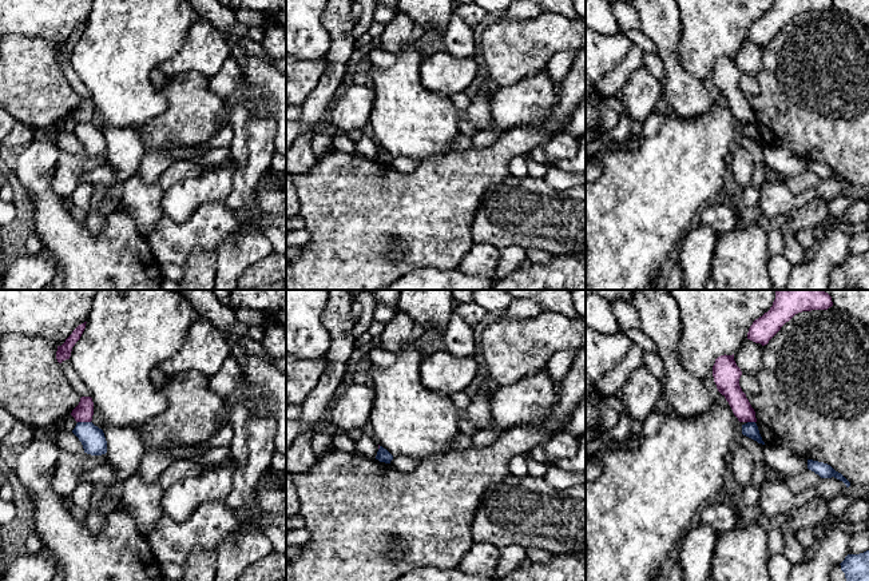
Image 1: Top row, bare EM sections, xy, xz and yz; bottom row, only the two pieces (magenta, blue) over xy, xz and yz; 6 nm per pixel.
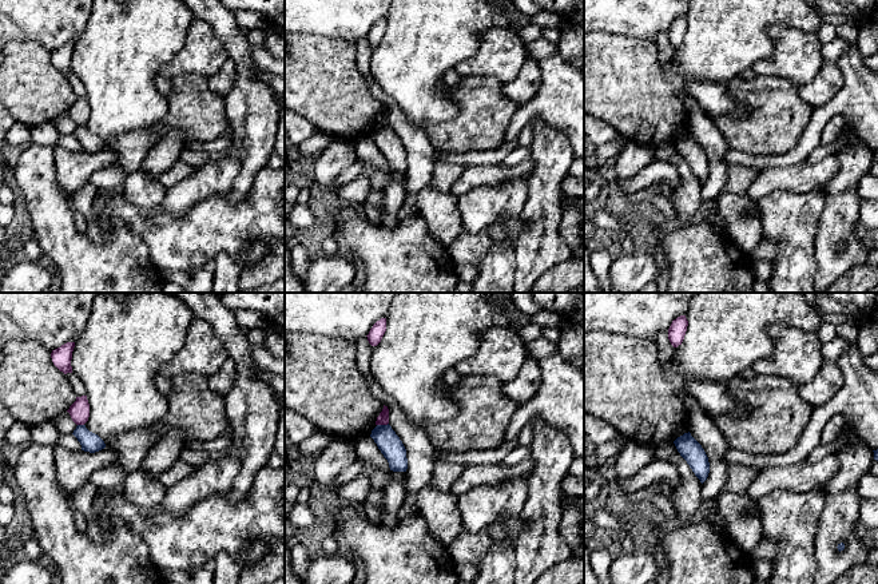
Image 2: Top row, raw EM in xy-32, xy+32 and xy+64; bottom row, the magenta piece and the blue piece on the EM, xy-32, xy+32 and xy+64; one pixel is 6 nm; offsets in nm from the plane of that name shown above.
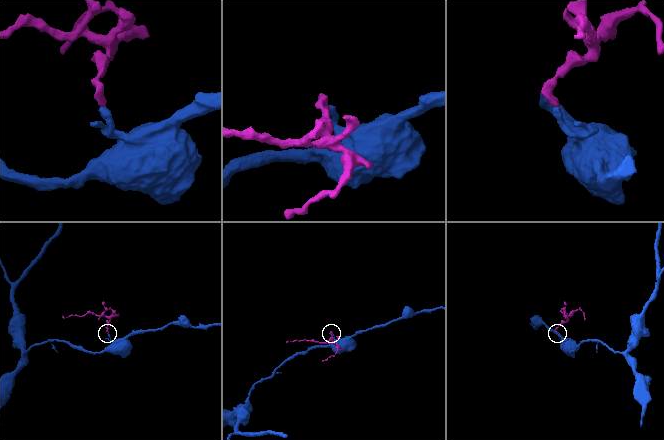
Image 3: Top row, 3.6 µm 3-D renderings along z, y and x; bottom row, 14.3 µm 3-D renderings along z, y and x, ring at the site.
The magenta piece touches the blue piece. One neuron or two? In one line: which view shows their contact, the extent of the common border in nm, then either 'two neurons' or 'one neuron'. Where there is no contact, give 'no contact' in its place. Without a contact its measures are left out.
xy | 80 nm | two neurons

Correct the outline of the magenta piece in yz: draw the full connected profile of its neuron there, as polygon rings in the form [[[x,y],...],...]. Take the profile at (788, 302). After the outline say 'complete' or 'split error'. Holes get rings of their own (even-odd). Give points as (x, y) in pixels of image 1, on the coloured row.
[[[775,290],[773,306],[753,322],[747,339],[765,346],[795,314],[832,306],[832,297],[824,290]]]; complete

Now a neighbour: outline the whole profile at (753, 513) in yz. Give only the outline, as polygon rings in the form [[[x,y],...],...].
[[[758,504],[753,506],[741,506],[739,518],[735,528],[739,528],[749,522],[761,522],[762,520],[763,514]]]

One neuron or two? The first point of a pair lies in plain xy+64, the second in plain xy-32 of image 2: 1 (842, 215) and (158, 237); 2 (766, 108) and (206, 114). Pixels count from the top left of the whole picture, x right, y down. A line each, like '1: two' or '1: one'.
1: two
2: one

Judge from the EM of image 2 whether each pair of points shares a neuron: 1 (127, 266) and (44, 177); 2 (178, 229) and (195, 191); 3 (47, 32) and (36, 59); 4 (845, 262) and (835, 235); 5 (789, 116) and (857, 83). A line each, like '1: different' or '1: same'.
1: same
2: different
3: different
4: same
5: different

